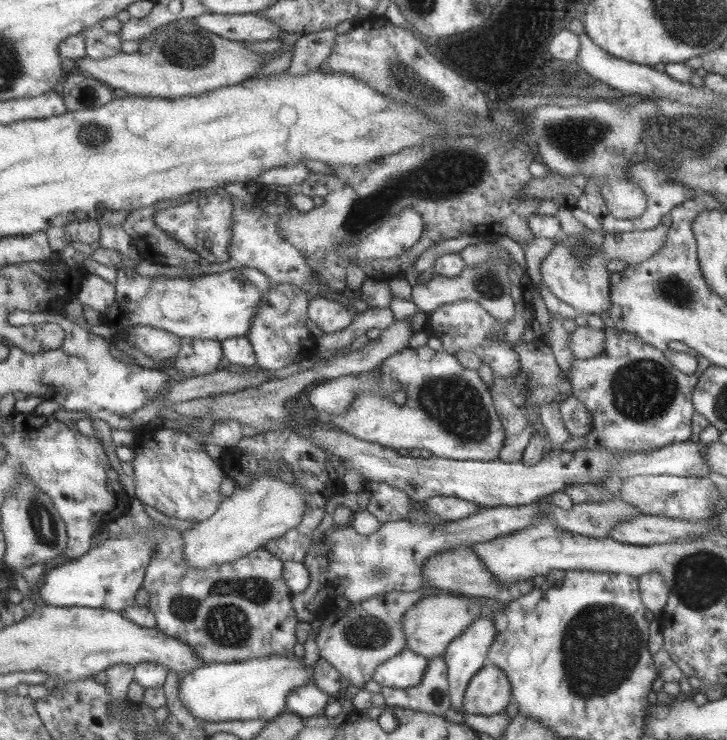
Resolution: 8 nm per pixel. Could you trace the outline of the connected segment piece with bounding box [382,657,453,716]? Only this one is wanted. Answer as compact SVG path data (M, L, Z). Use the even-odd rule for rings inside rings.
M444 657L429 660L422 682L407 689L383 687L387 707L402 707L415 712L445 716L451 710L453 700L449 686L449 666Z

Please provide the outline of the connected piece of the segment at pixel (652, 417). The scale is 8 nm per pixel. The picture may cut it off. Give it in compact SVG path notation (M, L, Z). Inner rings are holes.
M605 328L604 351L588 359L574 359L568 369L573 395L581 400L592 415L592 430L586 434L586 444L578 449L604 447L618 453L634 453L662 448L670 443L686 442L692 436L695 408L692 390L698 385L701 374L711 365L703 356L698 358L698 369L693 374L684 374L664 356L662 350L640 340L634 334Z

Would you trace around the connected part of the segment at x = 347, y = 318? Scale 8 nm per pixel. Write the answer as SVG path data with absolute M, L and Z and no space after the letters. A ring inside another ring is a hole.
M314 296L311 300L310 316L311 321L315 321L319 328L328 334L347 330L355 321L346 304L325 296Z

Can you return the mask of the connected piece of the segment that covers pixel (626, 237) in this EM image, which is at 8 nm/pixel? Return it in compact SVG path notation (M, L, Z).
M660 223L656 228L646 231L605 234L601 254L606 260L624 260L638 264L648 260L664 245L669 227Z

